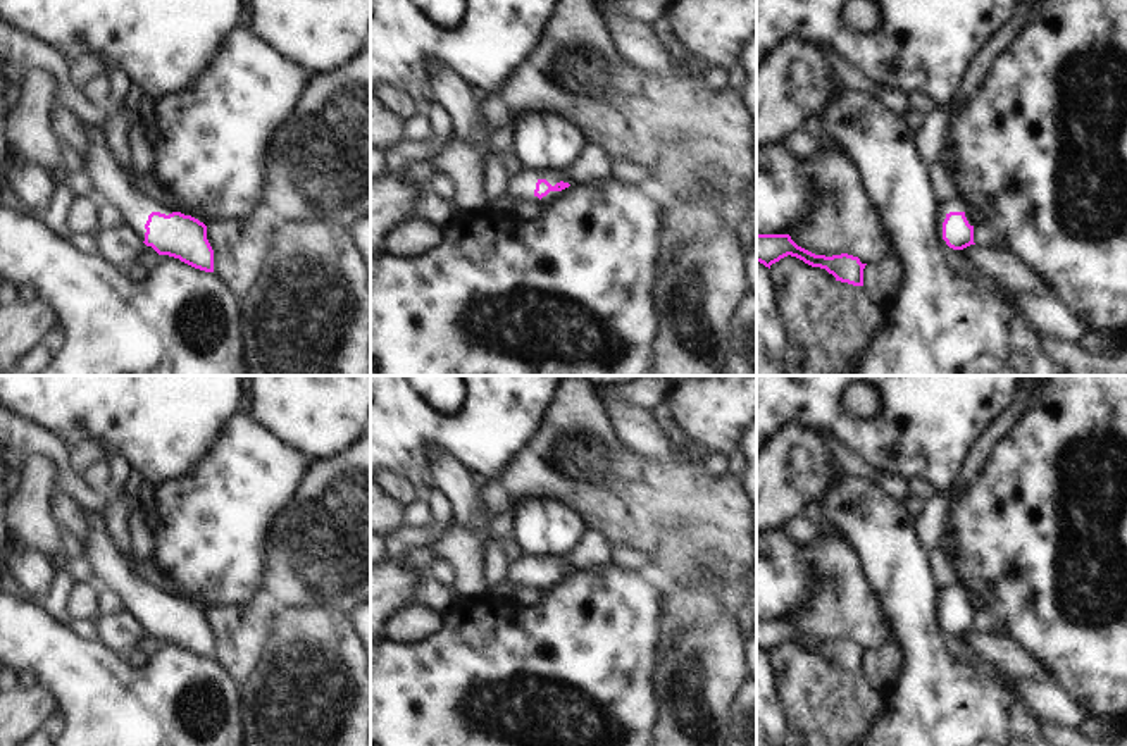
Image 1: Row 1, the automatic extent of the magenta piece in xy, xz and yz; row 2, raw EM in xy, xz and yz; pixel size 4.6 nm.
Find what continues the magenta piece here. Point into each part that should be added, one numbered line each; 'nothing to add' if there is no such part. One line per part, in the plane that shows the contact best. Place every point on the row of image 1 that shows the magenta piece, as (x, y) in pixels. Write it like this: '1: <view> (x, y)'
1: xy (111, 185).

